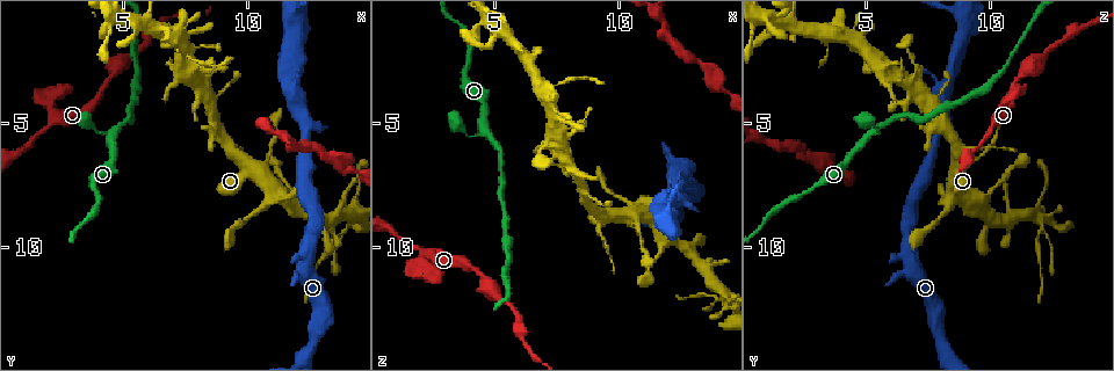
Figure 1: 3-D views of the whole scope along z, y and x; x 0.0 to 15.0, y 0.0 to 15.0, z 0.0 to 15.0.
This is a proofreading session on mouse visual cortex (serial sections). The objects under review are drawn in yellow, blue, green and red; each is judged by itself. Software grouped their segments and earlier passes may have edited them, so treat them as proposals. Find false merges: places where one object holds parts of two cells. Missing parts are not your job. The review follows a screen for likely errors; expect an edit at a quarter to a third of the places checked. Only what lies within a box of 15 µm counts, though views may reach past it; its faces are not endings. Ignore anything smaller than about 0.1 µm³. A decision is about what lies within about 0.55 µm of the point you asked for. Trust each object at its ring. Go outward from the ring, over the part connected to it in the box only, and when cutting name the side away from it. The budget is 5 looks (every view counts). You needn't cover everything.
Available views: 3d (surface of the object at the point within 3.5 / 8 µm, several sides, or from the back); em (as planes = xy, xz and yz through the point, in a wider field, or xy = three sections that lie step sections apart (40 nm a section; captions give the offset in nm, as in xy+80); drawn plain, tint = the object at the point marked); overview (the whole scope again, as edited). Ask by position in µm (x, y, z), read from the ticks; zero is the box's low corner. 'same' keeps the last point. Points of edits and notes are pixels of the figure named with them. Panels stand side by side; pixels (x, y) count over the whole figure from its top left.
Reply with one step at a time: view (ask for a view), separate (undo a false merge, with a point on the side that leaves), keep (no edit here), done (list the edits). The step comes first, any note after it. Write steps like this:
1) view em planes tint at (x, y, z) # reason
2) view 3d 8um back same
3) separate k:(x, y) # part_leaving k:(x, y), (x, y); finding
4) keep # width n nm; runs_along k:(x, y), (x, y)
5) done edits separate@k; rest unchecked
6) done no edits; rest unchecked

view 3d 3.5um at (2.1, 4.2, 10.4) # arms part here

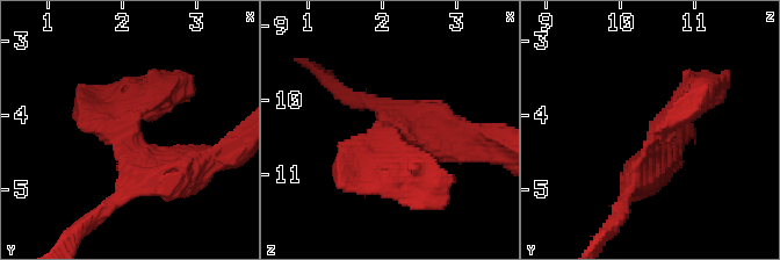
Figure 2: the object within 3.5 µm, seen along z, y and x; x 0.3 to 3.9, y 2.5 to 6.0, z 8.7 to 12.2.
view em planes tint at (2.00, 4.20, 10.50) # now the EM

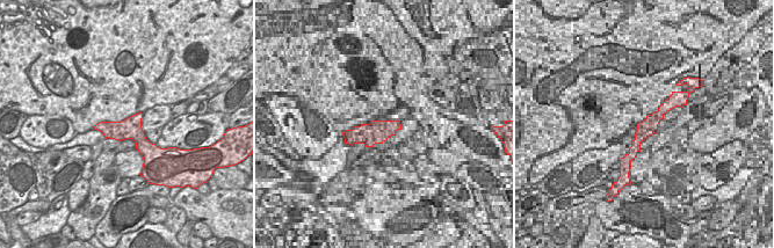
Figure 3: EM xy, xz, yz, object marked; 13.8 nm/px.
keep # width 280 nm; runs_along 2:(659, 165), (659, 125), (705, 91); continuous, no second cell

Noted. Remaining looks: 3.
view 3d 3.5um at (14.3, 8.8, 12.0) # four or more arms meet

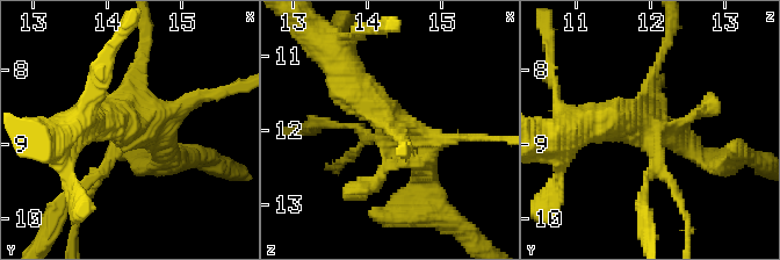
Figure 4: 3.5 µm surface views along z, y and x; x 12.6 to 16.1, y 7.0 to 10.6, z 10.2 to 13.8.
view em xy step 1 plain at (14.30, 8.80, 11.95)

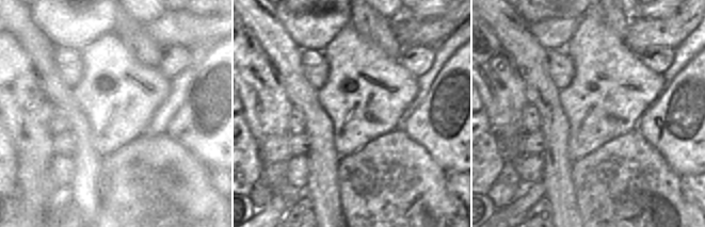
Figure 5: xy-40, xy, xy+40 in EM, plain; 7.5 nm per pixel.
view em xy step 1 tint same # where the object lies

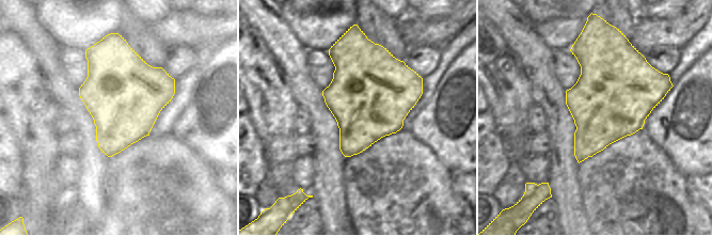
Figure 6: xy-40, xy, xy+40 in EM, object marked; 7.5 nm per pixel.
separate 4:(671, 183) # part_leaving 4:(370, 137), (356, 128), (320, 122), (310, 128); a second cell is stuck on

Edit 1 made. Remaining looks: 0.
done edits separate@4; rest unchecked

